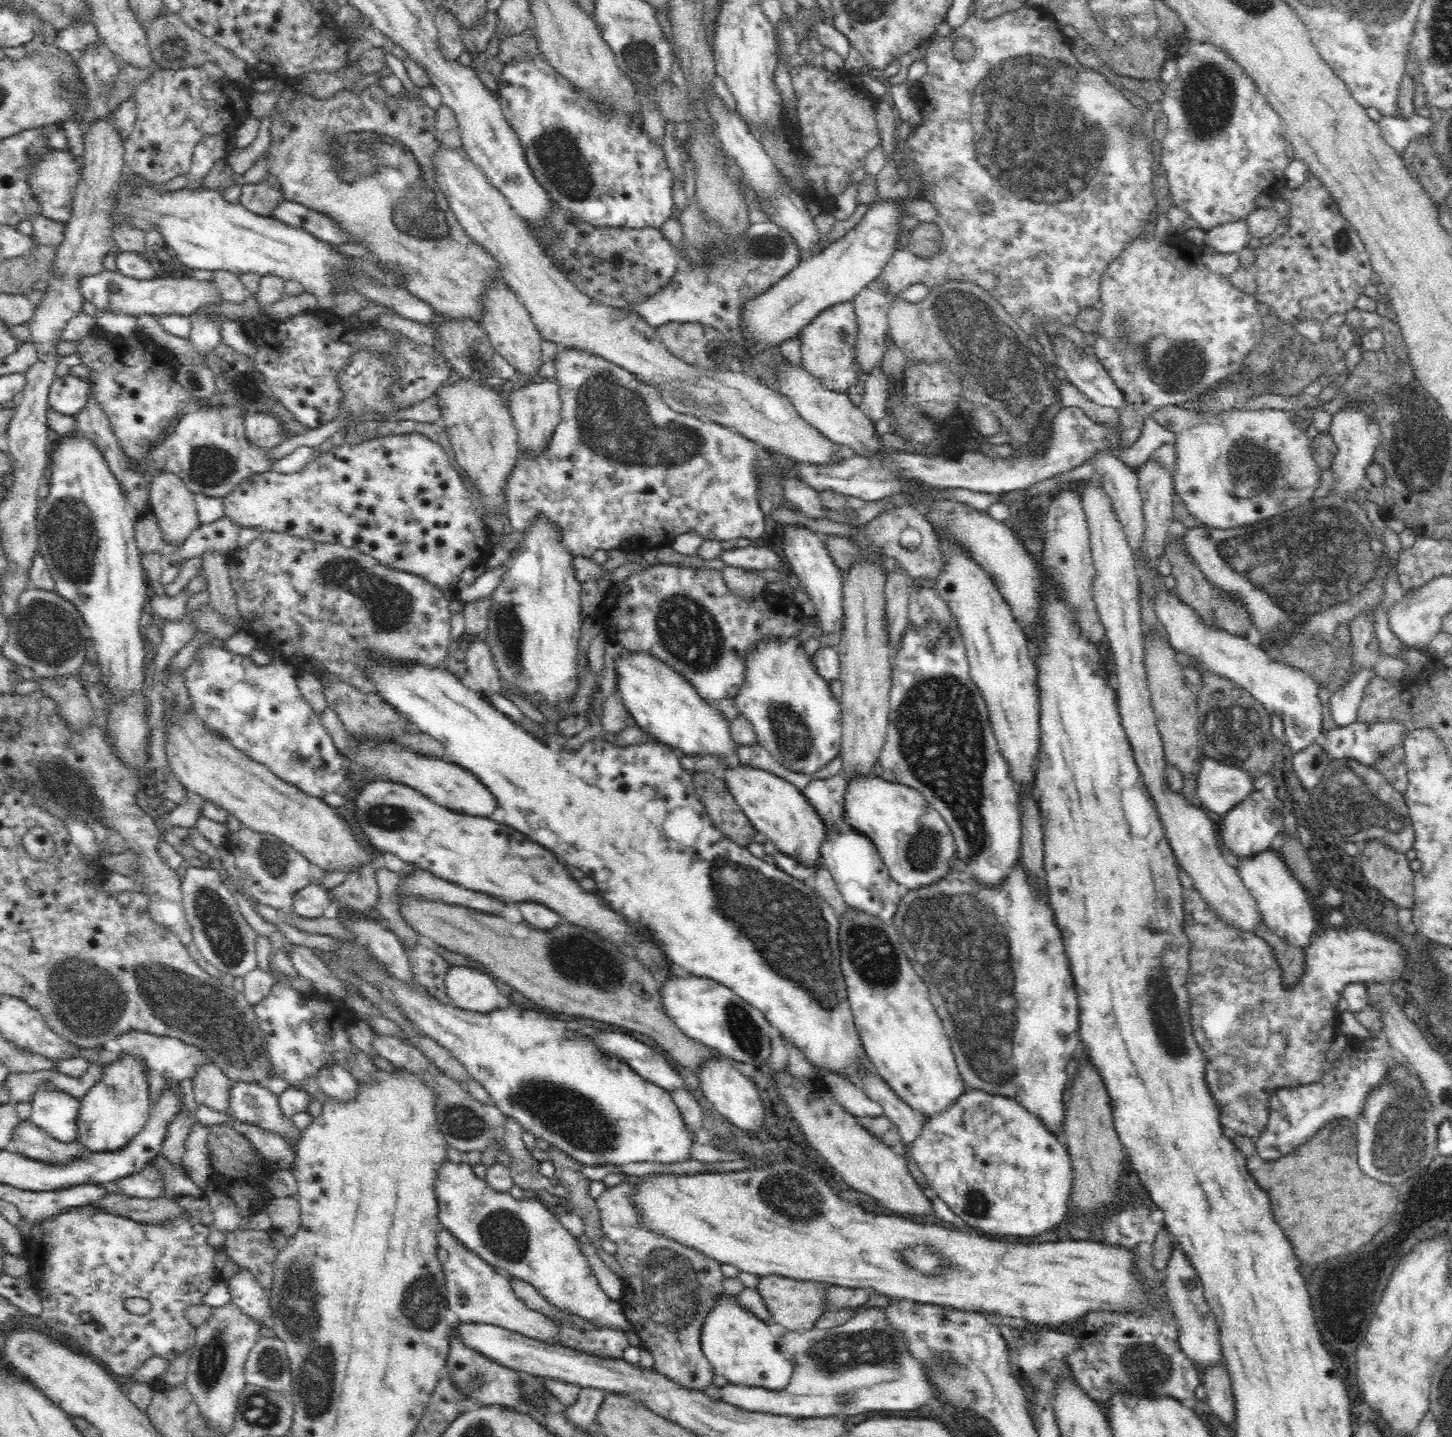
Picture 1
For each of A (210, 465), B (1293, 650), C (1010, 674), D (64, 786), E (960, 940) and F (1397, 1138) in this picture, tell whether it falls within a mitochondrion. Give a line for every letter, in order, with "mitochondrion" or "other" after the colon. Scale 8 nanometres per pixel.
A: mitochondrion
B: mitochondrion
C: other
D: mitochondrion
E: mitochondrion
F: mitochondrion

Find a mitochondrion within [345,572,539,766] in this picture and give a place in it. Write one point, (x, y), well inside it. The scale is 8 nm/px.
(508, 626)

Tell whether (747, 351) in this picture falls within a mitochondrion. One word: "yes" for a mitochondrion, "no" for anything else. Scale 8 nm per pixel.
no

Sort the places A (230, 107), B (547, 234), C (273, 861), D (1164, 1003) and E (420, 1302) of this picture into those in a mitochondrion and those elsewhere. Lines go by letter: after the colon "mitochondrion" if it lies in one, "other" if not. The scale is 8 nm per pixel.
A: other
B: other
C: mitochondrion
D: mitochondrion
E: mitochondrion

